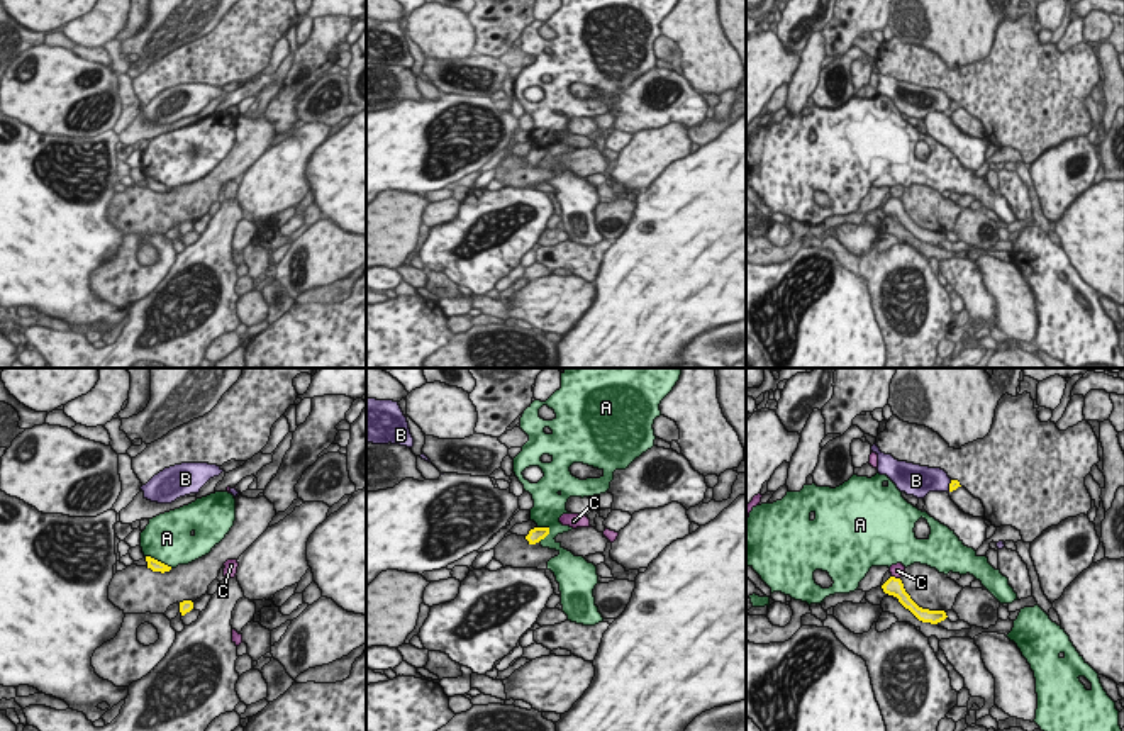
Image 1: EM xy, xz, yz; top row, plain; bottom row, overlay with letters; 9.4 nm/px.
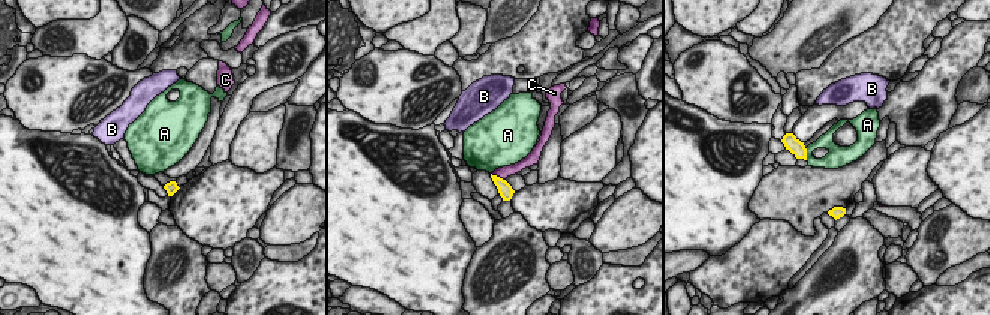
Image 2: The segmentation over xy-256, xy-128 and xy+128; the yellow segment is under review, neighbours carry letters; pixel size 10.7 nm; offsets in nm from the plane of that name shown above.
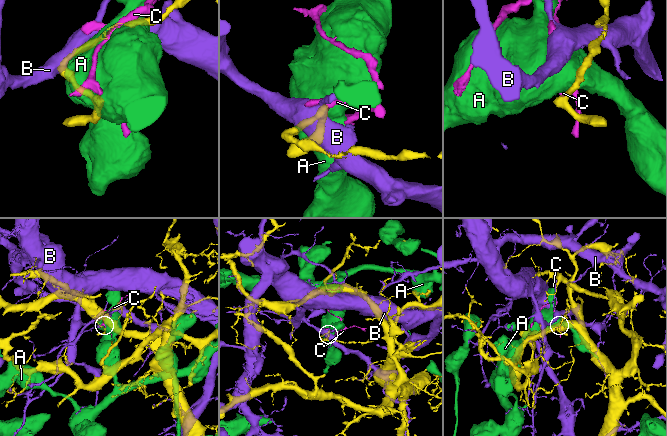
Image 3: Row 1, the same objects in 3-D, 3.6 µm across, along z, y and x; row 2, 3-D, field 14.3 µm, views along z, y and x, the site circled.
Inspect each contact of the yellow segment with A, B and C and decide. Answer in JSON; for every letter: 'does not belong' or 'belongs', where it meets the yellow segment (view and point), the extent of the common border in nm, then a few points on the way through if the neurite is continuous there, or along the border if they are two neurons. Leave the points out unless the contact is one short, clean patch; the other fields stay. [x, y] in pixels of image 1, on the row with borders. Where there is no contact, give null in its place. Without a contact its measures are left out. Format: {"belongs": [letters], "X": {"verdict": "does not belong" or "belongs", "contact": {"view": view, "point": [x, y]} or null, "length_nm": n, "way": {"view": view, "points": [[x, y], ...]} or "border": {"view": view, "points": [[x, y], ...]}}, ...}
{"belongs": [], "A": {"verdict": "does not belong", "contact": {"view": "xz", "point": [546, 535]}, "length_nm": 190}, "B": {"verdict": "does not belong", "contact": {"view": "yz", "point": [950, 485]}, "length_nm": 120}, "C": {"verdict": "does not belong", "contact": {"view": "yz", "point": [894, 577]}, "length_nm": 90, "border": {"view": "yz", "points": [[892, 575], [899, 579]]}}}

